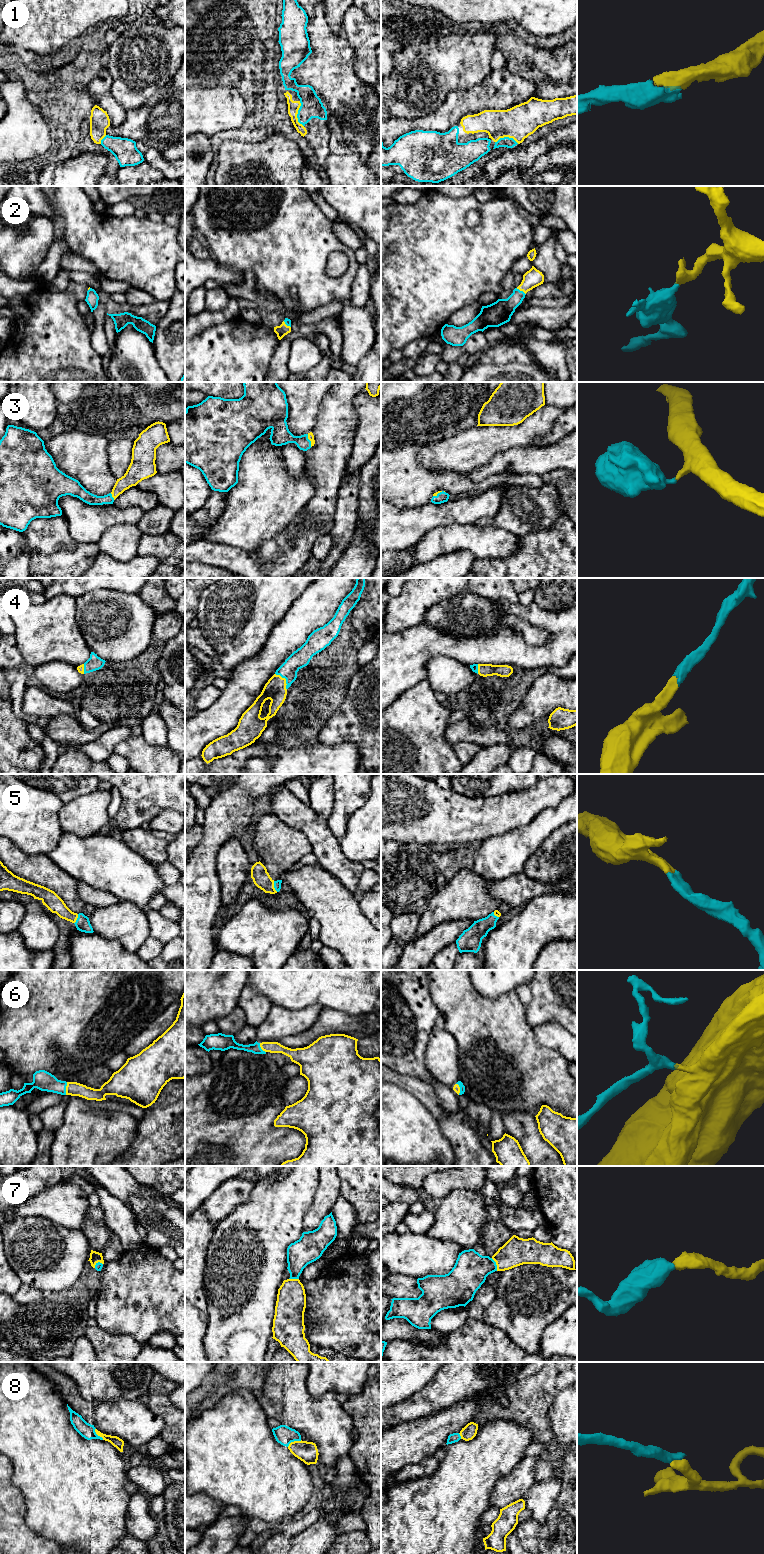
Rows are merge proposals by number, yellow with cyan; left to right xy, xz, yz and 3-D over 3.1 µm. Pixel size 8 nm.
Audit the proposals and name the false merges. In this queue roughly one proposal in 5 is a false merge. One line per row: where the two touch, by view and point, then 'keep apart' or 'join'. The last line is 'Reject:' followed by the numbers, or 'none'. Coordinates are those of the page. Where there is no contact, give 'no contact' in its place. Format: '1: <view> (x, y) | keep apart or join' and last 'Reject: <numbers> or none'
1: xz (297, 113) | join
2: yz (521, 290) | join
3: xz (310, 440) | join
4: xz (285, 679) | join
5: xz (273, 886) | join
6: xy (66, 1088) | join
7: yz (496, 1264) | join
8: xz (294, 1441) | join
Reject: none

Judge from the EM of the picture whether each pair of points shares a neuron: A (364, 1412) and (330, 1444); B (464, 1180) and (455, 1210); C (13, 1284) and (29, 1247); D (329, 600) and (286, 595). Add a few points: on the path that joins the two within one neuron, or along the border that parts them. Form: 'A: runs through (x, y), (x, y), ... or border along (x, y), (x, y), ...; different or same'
A: border along (341, 1405), (351, 1417), (353, 1426); different
B: border along (482, 1190), (453, 1189), (442, 1199); different
C: border along (10, 1265), (10, 1268), (23, 1283); different
D: border along (306, 588), (291, 605), (285, 616); different

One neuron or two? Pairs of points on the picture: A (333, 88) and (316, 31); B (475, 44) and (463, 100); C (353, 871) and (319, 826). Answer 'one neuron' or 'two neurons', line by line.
A: one neuron
B: two neurons
C: one neuron

